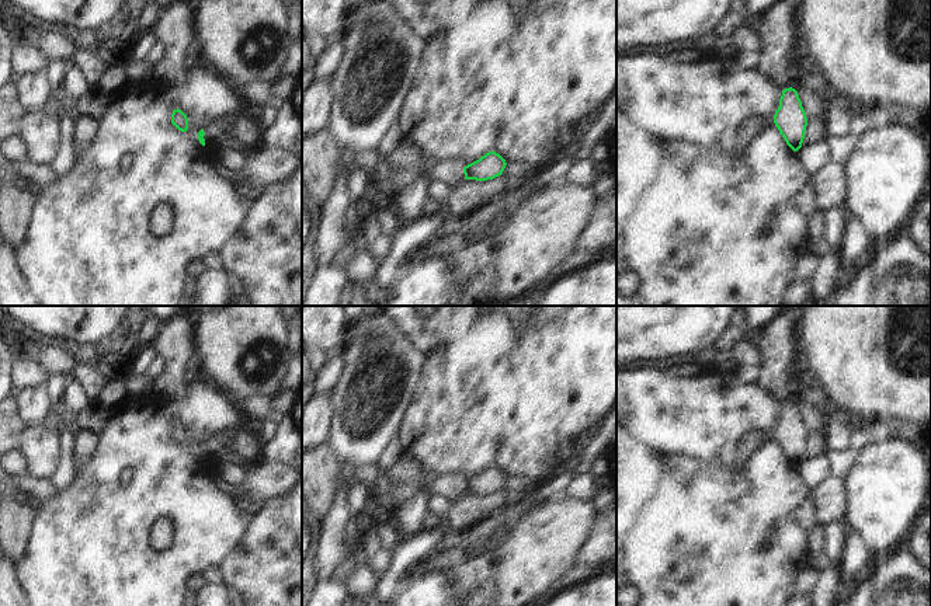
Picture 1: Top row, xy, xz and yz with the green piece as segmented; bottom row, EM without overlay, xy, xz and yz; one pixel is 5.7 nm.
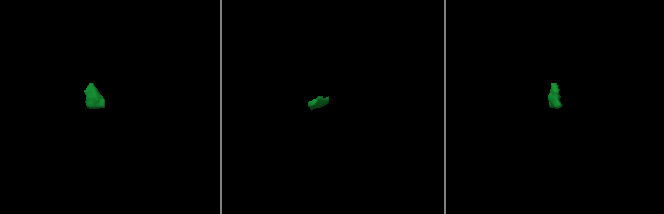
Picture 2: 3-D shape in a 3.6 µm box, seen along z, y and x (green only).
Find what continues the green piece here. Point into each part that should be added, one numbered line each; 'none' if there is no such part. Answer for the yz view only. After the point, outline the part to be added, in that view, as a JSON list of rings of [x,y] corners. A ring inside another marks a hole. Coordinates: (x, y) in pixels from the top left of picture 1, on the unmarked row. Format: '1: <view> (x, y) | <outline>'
1: yz (750, 441) | [[[775,425],[764,431],[748,431],[746,432],[737,443],[736,454],[737,463],[744,464],[750,456],[761,447],[767,440],[775,440],[774,438]]]

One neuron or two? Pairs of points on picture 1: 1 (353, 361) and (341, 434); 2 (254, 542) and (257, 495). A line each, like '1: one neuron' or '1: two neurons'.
1: one neuron
2: two neurons

